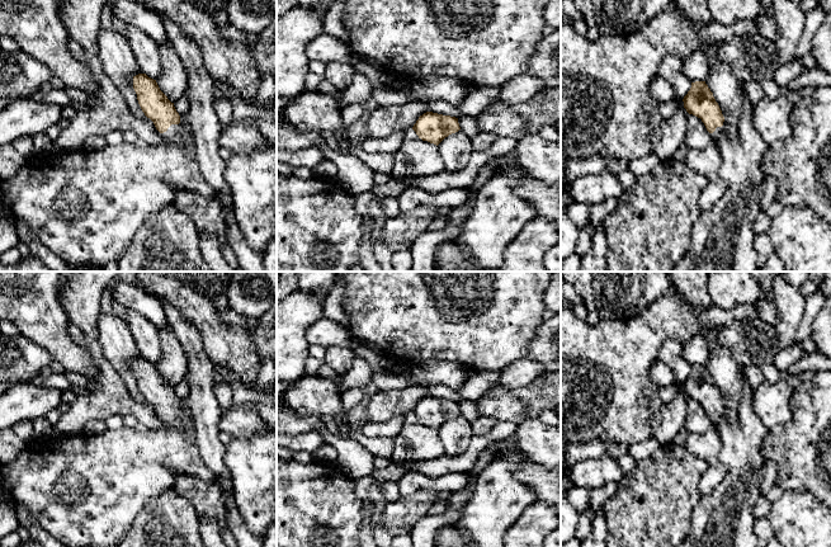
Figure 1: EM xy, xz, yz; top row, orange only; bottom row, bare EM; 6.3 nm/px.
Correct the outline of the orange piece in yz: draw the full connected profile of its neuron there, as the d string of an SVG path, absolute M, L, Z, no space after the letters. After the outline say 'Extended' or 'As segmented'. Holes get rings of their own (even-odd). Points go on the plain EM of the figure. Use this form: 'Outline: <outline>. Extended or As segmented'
Outline: M705 366L691 367L691 372L683 386L689 399L702 404L716 426L722 416L724 401Z. Extended

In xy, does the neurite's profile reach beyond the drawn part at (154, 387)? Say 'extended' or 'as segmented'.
extended

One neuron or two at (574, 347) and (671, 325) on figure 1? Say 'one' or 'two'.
one

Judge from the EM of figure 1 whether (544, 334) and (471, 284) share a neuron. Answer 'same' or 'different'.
different

